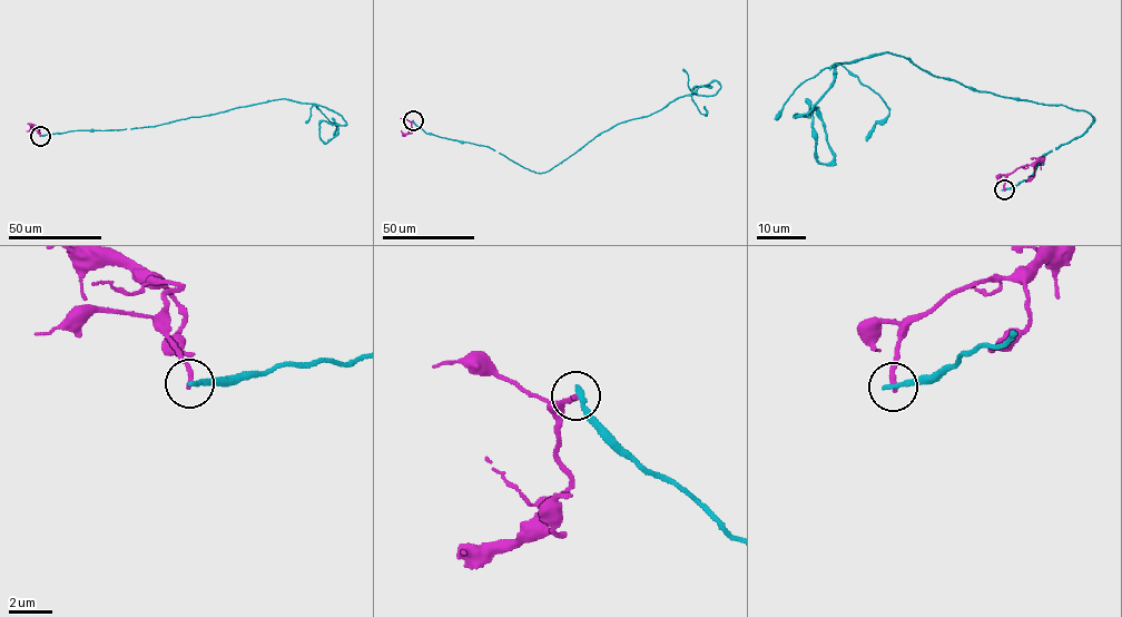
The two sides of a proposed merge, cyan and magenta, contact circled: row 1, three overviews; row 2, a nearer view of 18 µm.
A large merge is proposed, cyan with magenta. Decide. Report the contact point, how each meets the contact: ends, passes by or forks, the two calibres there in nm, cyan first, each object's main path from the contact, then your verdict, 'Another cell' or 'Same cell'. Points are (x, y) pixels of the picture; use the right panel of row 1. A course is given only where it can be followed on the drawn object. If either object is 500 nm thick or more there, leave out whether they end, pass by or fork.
Place: (1004, 189). At the ring cyan ends. At the ring magenta ends. Thickness 280 nm (cyan) against 260 nm. Course of cyan: (1003, 189), (1091, 114), (870, 55), (836, 62), (794, 116), (822, 118), (822, 164), (806, 98). Course of magenta: (1003, 189), (1005, 177), (1037, 159), (1030, 158). Another cell

